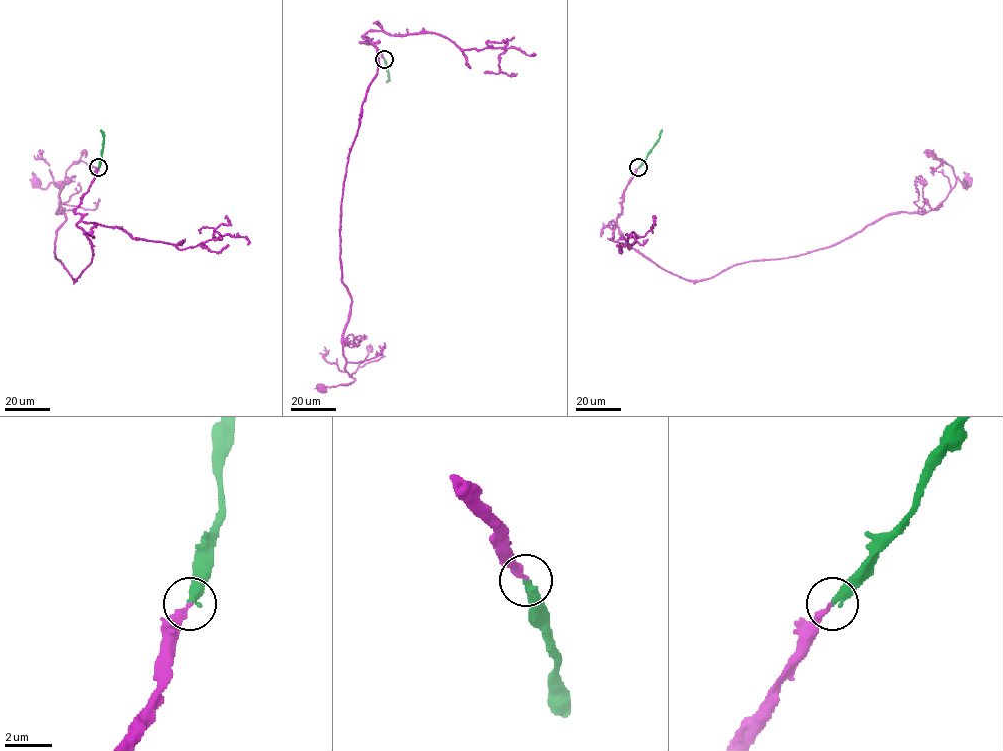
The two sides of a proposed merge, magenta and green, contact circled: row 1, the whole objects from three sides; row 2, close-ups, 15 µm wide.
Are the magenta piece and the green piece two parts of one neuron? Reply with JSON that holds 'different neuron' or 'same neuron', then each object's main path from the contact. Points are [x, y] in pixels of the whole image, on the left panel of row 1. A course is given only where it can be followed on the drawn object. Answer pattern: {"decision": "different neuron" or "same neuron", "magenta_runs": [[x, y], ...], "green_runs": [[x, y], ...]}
{"decision": "same neuron", "magenta_runs": [[98, 167], [75, 210], [92, 256], [74, 281], [55, 246], [69, 179], [46, 189], [37, 182]], "green_runs": [[98, 167], [103, 140], [100, 130]]}

